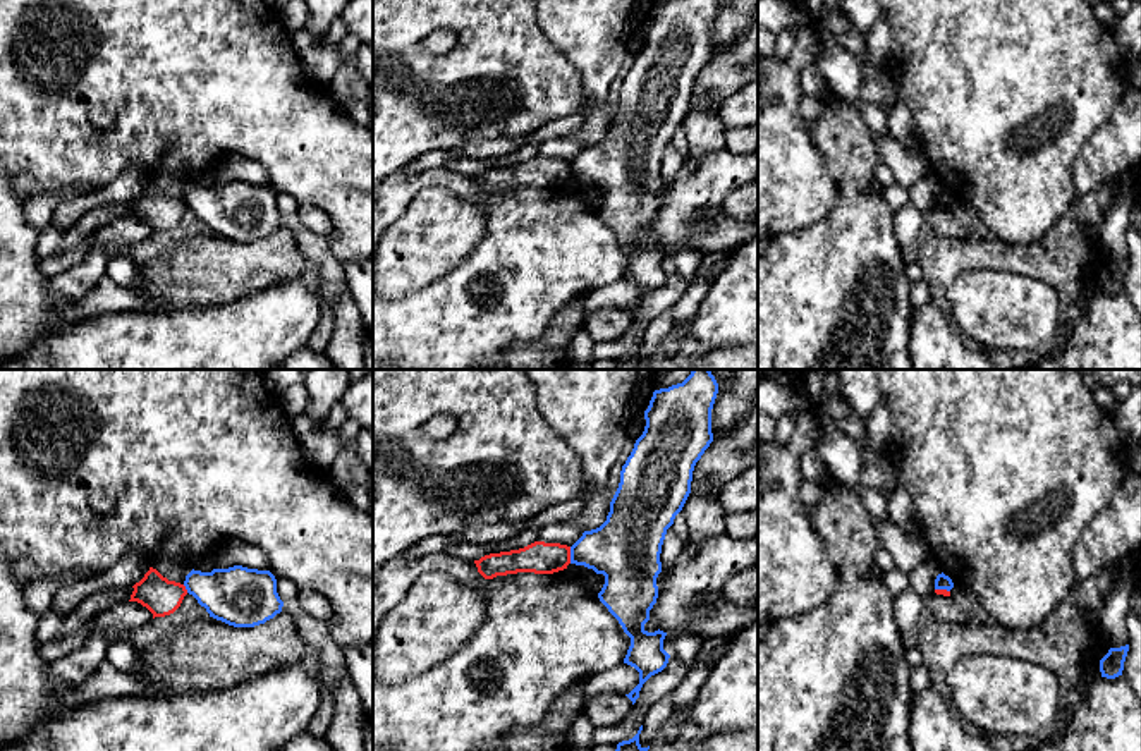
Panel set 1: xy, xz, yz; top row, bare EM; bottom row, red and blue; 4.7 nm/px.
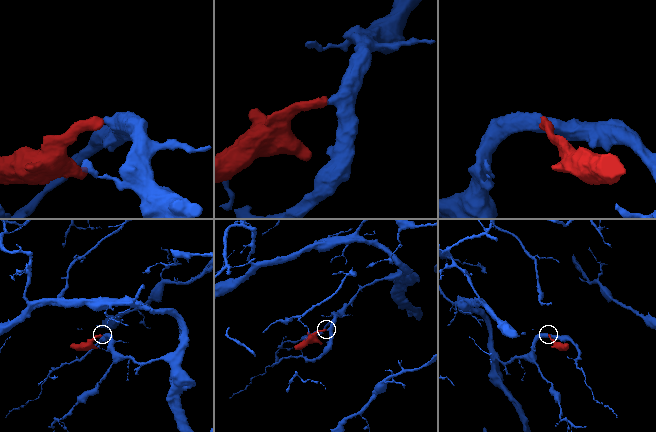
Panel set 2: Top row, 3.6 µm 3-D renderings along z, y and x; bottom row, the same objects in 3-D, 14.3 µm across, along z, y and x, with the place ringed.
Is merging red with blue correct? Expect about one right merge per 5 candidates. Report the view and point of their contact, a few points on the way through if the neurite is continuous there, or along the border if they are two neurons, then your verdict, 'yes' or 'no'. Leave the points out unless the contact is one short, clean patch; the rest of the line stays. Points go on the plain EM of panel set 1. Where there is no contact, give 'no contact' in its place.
contact xz (569, 170); border xz (569, 162), (571, 177); no

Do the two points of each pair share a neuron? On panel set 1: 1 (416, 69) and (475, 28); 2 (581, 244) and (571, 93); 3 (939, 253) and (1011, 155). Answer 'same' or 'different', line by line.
1: same
2: different
3: different

